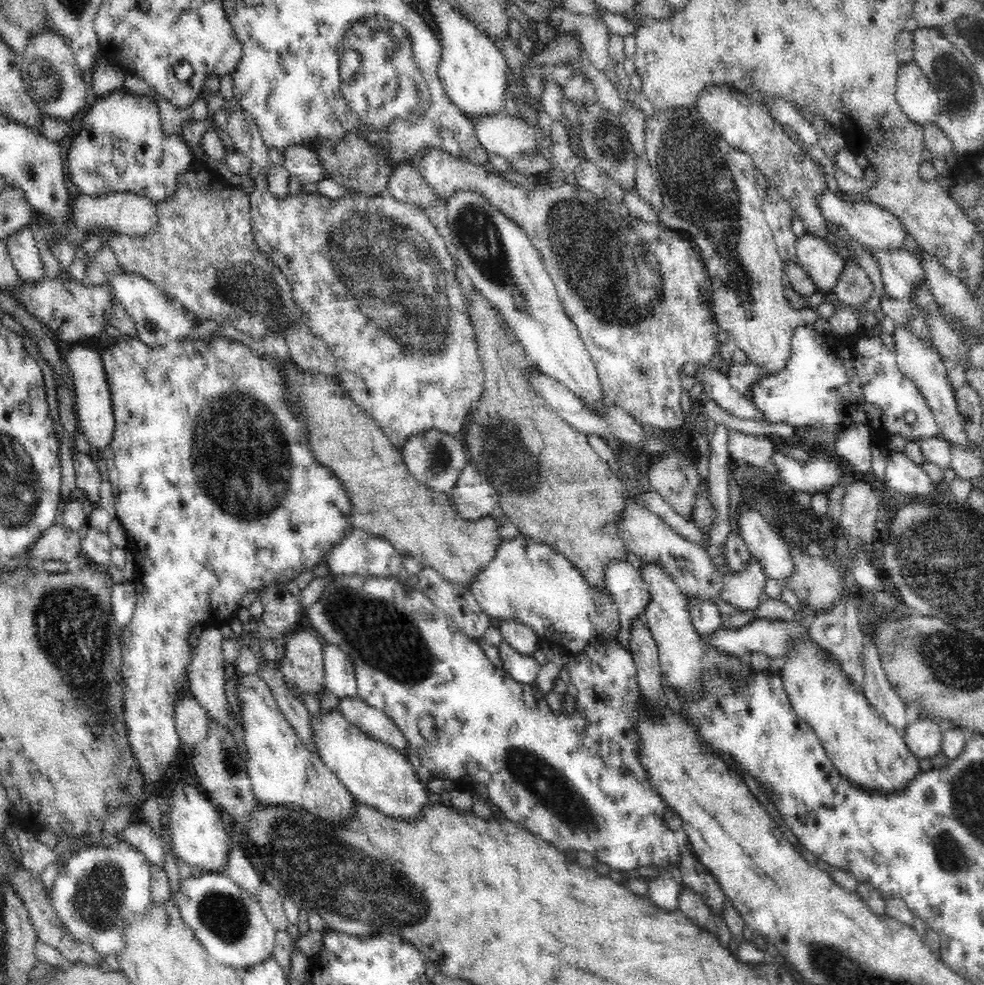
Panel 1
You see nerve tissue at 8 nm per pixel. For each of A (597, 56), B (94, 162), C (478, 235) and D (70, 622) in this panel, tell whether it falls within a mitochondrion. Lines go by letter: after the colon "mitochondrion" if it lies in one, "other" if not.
A: other
B: other
C: mitochondrion
D: mitochondrion

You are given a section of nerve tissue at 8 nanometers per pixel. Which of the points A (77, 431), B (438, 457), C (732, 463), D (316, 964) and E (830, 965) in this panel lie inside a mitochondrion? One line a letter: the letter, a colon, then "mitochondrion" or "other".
A: other
B: mitochondrion
C: other
D: other
E: mitochondrion

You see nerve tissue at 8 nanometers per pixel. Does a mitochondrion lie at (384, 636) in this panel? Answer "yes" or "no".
yes

